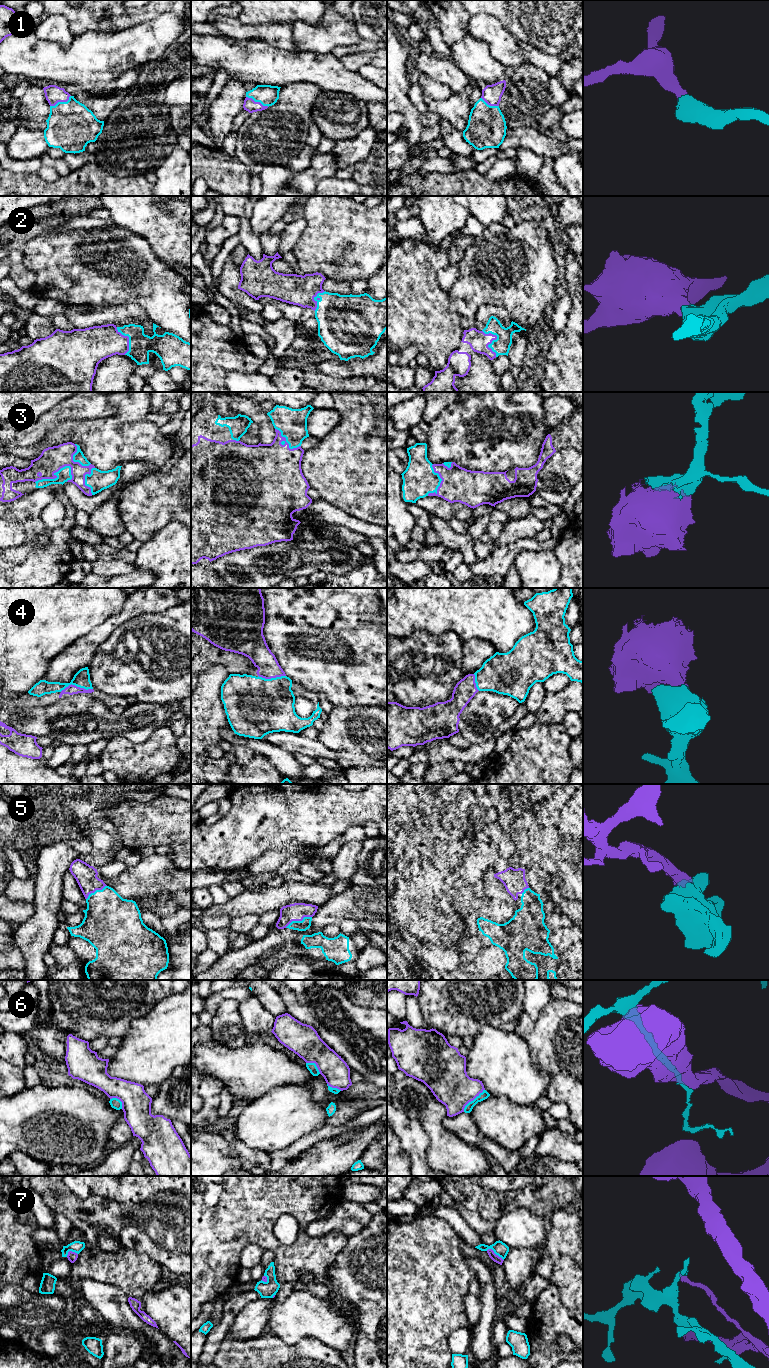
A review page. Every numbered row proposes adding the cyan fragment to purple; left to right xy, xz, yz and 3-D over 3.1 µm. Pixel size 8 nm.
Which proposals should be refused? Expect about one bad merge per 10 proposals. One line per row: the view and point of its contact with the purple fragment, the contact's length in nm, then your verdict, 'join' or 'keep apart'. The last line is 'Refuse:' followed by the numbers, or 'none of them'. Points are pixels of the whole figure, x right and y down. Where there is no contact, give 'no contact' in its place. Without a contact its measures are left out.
1: meets purple in xy at (61, 101); contact 190 nm long; join
2: meets purple in yz at (494, 339); contact 240 nm long; join
3: meets purple in xy at (55, 477); contact 320 nm long; join
4: meets purple in xy at (76, 686); contact 260 nm long; join
5: meets purple in xz at (298, 920); contact 240 nm long; join
6: meets purple in yz at (472, 1100); contact 260 nm long; join
7: meets purple in yz at (494, 1253); contact 170 nm long; keep apart
Refuse: 7

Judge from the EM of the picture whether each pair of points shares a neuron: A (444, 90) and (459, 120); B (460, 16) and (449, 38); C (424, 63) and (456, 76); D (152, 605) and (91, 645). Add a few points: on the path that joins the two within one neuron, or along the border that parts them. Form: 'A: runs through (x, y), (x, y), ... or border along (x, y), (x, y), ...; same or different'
A: border along (453, 93), (445, 99), (428, 101); different
B: runs through (455, 21), (451, 33); same
C: runs through (432, 66), (448, 73); same
D: runs through (137, 605), (121, 618), (114, 621), (105, 630); same

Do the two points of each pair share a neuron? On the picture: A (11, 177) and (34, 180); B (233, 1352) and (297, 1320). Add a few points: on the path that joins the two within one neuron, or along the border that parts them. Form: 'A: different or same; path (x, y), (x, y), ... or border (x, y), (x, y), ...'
A: same; path (17, 180), (28, 180)
B: different; border (266, 1330), (292, 1345)

